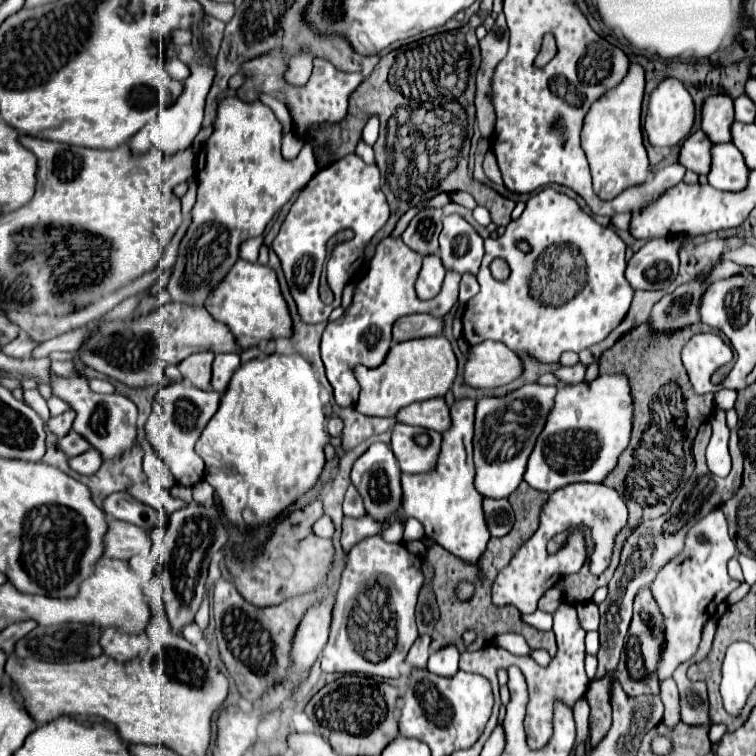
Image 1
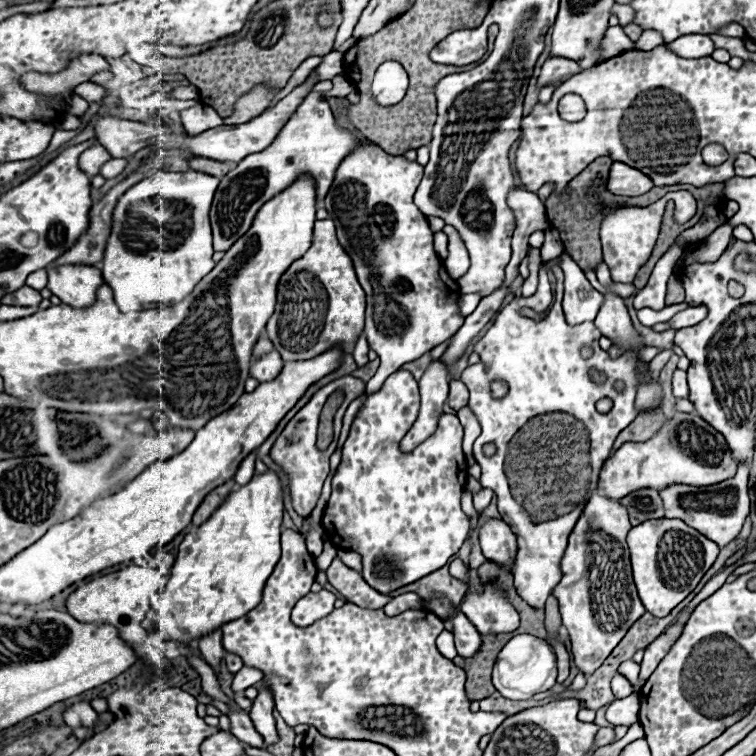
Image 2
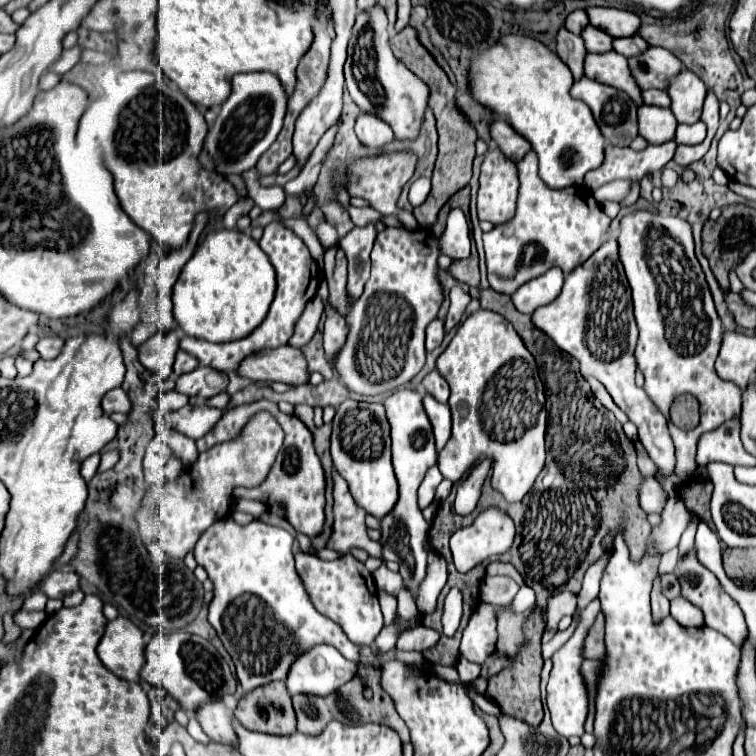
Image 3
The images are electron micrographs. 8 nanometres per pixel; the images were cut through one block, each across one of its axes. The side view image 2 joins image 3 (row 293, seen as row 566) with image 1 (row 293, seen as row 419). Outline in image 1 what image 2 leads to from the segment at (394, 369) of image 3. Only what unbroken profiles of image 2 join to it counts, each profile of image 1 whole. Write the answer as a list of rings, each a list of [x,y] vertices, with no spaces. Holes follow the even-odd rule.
[[[384,238],[378,246],[376,246],[376,254],[374,258],[370,260],[370,268],[366,272],[366,276],[358,282],[358,288],[354,292],[354,300],[350,304],[350,308],[346,310],[346,314],[334,322],[328,322],[324,334],[322,334],[322,362],[326,366],[326,376],[334,388],[334,398],[336,398],[336,404],[338,406],[354,406],[356,400],[358,400],[358,394],[360,394],[360,384],[356,382],[356,376],[354,376],[354,368],[358,364],[366,366],[366,368],[376,368],[384,362],[388,350],[390,350],[390,344],[392,344],[392,324],[404,316],[404,314],[414,314],[414,312],[426,312],[426,314],[432,314],[436,318],[442,318],[446,312],[450,312],[458,300],[458,282],[460,282],[460,276],[456,272],[448,272],[446,274],[446,280],[444,280],[444,286],[442,286],[442,292],[432,298],[432,300],[420,300],[414,292],[414,282],[418,278],[418,272],[422,268],[422,256],[416,256],[416,252],[412,252],[400,238]]]

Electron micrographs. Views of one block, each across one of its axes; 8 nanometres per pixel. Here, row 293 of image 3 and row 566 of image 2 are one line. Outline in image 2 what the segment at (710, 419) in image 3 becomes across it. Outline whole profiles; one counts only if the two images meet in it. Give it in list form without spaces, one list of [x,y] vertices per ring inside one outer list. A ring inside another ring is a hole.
[[[660,518],[646,520],[628,532],[628,550],[634,570],[634,582],[646,610],[658,618],[664,618],[674,606],[678,606],[700,582],[704,572],[714,564],[718,546],[706,536],[700,536],[694,528],[688,528],[682,520]]]

